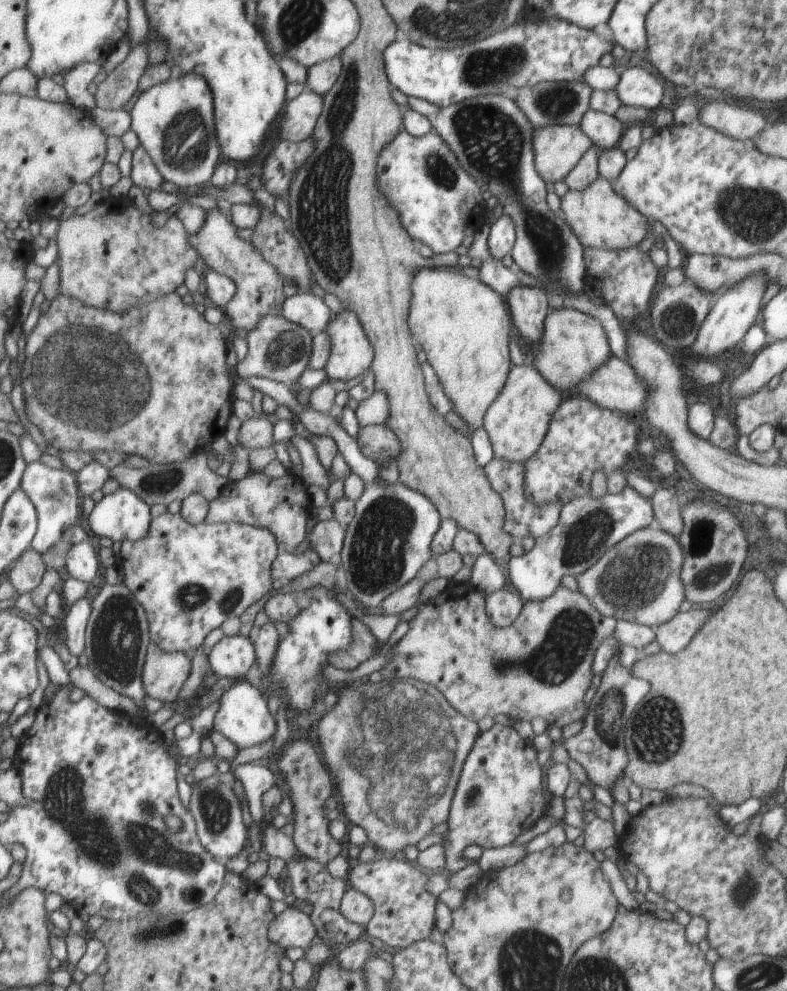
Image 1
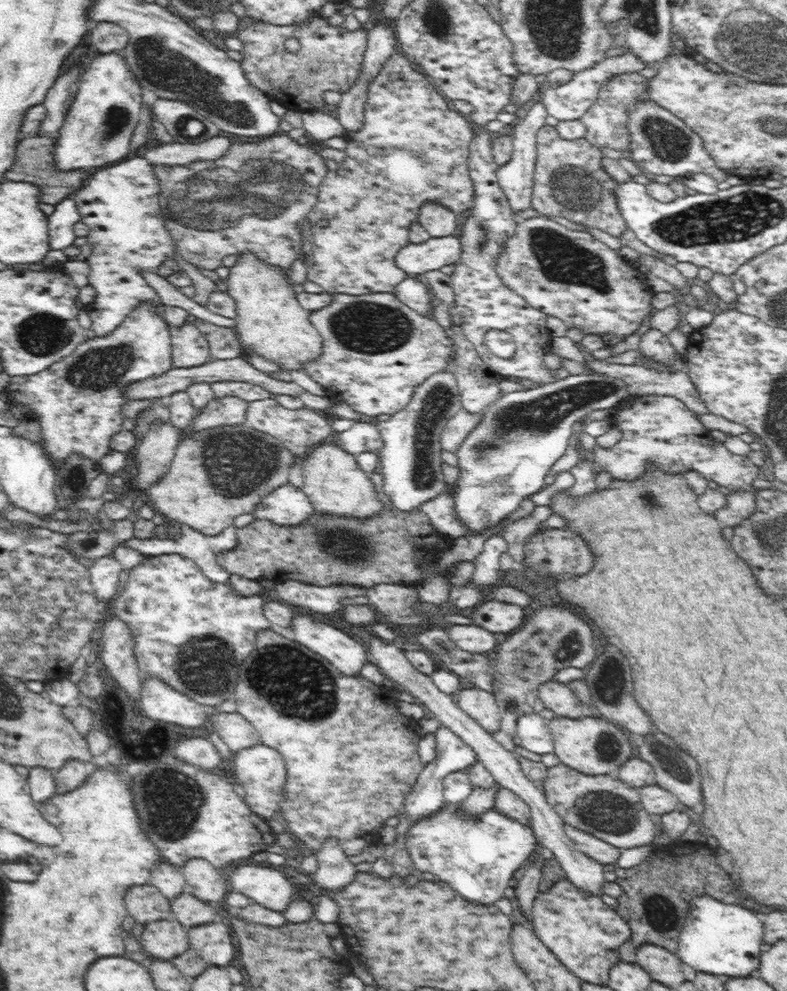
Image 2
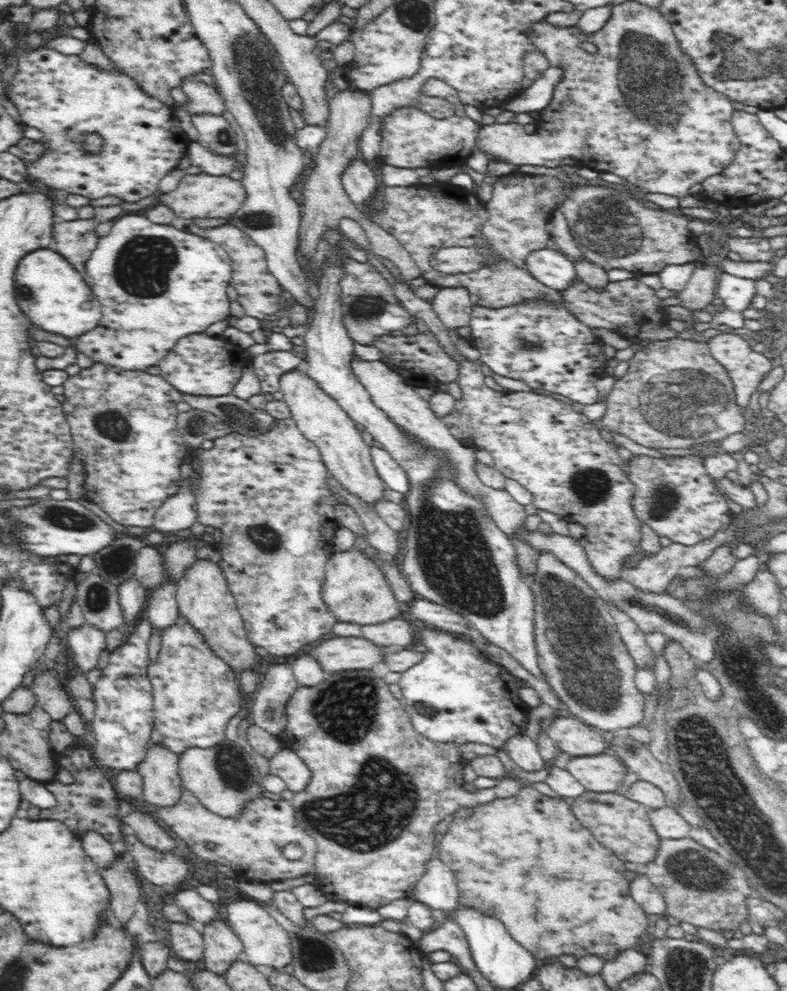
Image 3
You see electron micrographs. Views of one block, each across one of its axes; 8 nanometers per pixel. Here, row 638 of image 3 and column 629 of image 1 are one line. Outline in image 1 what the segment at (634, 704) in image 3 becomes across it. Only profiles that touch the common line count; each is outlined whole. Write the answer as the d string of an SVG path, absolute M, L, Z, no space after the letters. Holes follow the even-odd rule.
M651 525L629 534L616 546L613 546L594 566L577 577L580 592L605 617L611 616L618 622L620 619L637 622L652 629L668 622L680 612L680 604L685 600L685 590L681 579L683 550L676 536L663 531L660 526Z

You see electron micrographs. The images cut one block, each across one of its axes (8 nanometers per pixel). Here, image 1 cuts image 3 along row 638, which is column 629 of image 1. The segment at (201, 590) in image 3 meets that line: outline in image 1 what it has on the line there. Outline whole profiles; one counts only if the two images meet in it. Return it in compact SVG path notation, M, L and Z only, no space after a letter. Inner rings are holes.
M604 177L598 178L581 191L568 189L561 196L560 214L570 225L582 246L588 249L608 249L617 251L636 247L648 232L649 222L622 195L616 194L613 182Z

